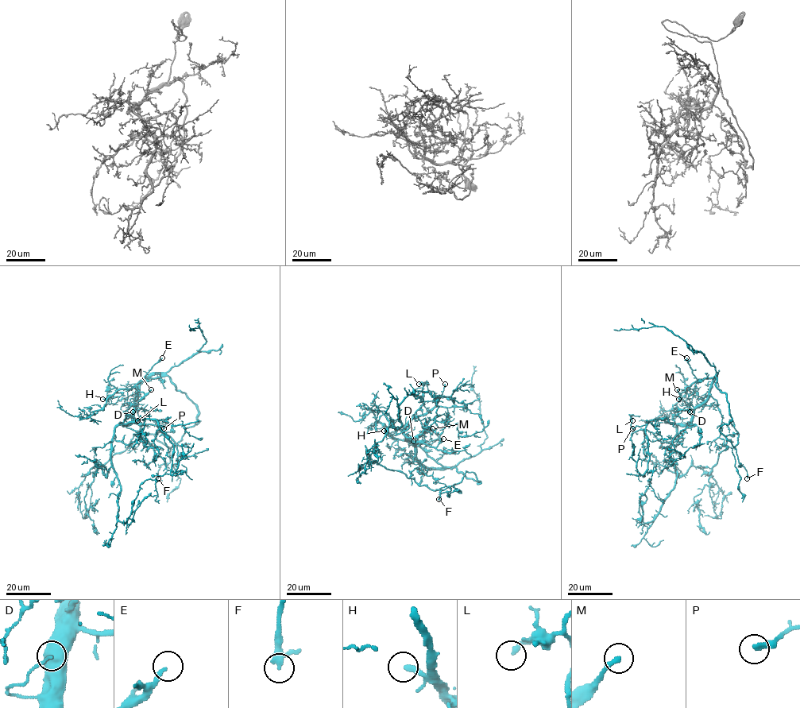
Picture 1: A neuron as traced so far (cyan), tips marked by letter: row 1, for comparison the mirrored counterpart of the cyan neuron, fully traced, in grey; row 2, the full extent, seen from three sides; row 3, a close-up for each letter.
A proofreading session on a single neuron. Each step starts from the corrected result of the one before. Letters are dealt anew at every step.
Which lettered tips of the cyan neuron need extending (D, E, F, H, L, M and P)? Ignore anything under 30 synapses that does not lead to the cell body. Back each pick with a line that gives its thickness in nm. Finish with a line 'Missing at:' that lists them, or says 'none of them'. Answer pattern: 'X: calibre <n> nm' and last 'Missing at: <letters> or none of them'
F: calibre 200 nm
H: calibre 280 nm
M: calibre 200 nm
Missing at: F, H, M

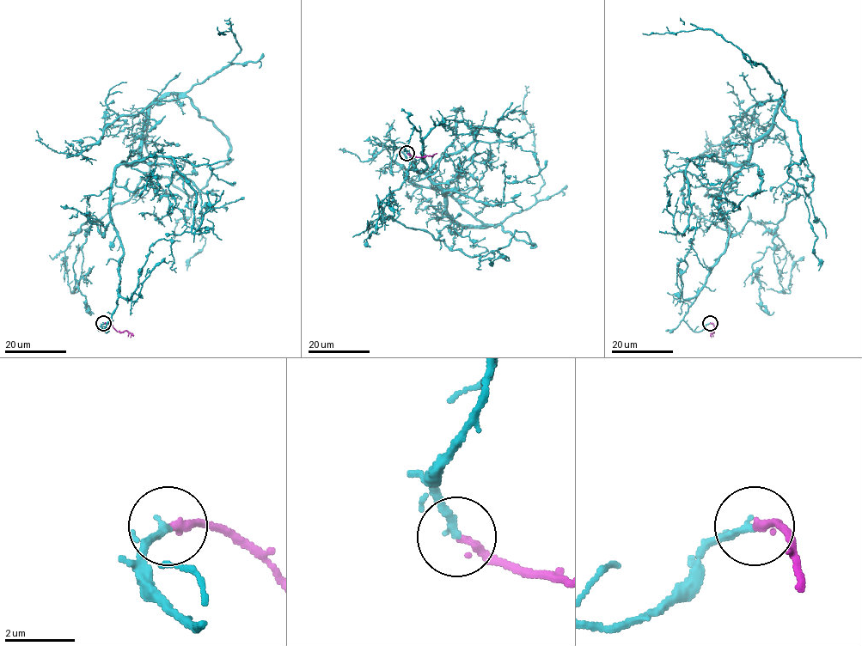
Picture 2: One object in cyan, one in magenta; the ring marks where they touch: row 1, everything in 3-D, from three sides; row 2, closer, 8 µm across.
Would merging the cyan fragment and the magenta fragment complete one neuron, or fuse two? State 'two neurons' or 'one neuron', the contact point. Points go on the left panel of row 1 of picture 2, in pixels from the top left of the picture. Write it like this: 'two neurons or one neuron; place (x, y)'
one neuron; place (103, 323)

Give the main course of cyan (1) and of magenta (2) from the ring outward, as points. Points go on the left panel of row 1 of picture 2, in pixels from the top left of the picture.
1: (103, 323), (115, 170), (186, 95), (232, 159), (191, 195), (142, 178), (71, 293), (67, 258)
2: (103, 323), (110, 324), (118, 332), (126, 330), (133, 336)

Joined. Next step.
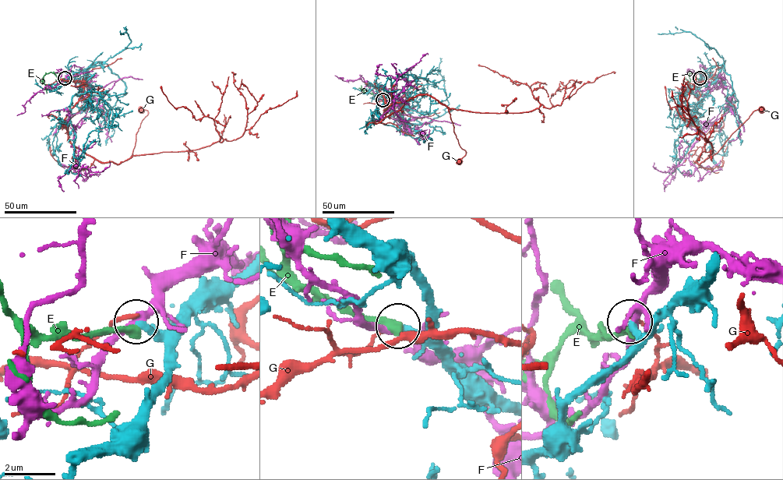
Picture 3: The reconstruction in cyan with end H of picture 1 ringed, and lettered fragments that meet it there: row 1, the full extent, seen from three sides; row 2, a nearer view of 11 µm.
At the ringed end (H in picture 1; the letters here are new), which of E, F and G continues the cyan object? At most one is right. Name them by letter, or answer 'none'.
none

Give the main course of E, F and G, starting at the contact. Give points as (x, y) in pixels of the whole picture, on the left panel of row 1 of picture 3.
E: (65, 78), (59, 79), (51, 72), (46, 73), (42, 82), (47, 93)
F: (65, 78), (93, 89), (115, 82), (87, 101), (74, 132), (81, 167), (100, 172), (110, 163)
G: (65, 78), (83, 86), (64, 124), (68, 137), (101, 162), (119, 164), (130, 157), (148, 114), (140, 109)

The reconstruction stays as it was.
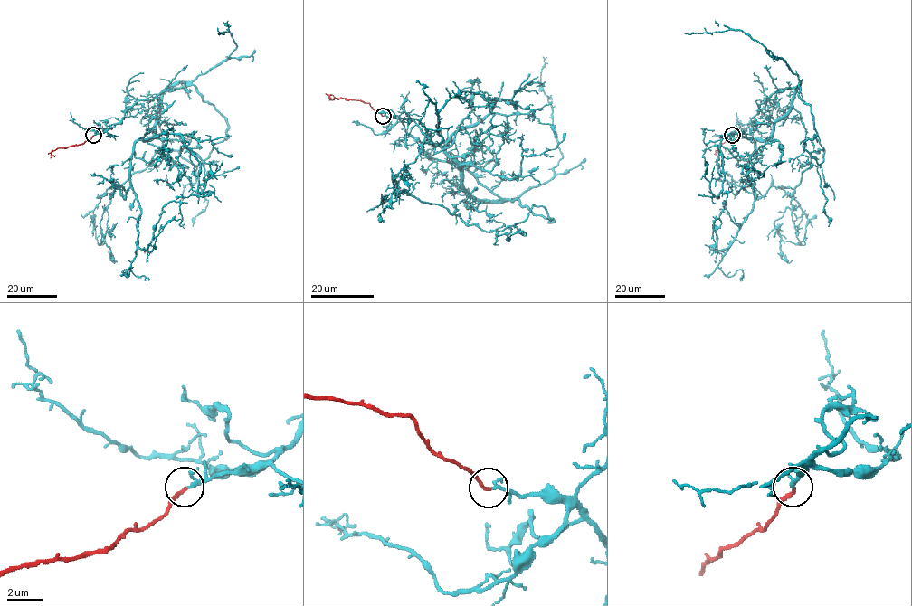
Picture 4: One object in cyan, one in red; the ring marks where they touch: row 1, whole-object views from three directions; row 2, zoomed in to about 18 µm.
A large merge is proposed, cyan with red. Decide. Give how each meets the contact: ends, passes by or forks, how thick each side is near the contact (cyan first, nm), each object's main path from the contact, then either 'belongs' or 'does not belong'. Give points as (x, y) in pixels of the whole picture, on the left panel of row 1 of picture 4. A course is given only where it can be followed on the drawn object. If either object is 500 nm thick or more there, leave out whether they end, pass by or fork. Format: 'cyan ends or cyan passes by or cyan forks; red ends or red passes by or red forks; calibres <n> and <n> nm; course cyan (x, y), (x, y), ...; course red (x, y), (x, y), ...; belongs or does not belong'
cyan passes by; red ends; calibres 140 and 200 nm; course cyan (94, 135), (137, 101), (193, 85), (230, 136), (196, 165), (156, 151), (115, 188), (99, 245), (95, 216); course red (94, 135), (81, 144), (57, 147), (51, 153), (55, 156); belongs

